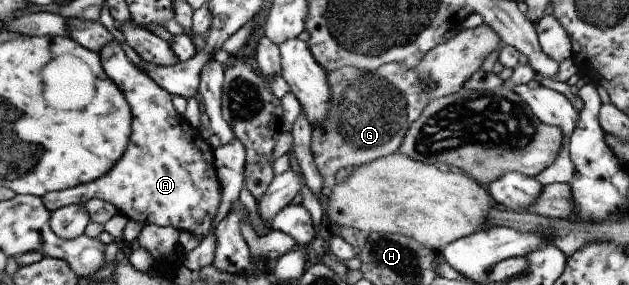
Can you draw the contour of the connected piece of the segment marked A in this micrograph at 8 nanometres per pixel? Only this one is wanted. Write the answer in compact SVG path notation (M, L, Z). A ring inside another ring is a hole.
M118 40L110 41L100 49L100 59L106 75L120 87L124 93L132 113L132 135L128 141L128 147L124 155L118 159L118 163L102 177L88 185L78 185L72 189L55 191L43 195L42 203L48 211L53 212L62 207L74 204L85 204L91 199L98 198L111 203L128 220L141 222L143 226L156 224L159 226L172 226L182 231L192 233L200 241L214 232L212 222L218 213L220 201L222 201L222 189L218 179L213 148L200 134L198 128L193 128L176 111L172 104L173 95L162 89L158 83L150 79L146 73L142 73L136 64L128 60L124 49Z

